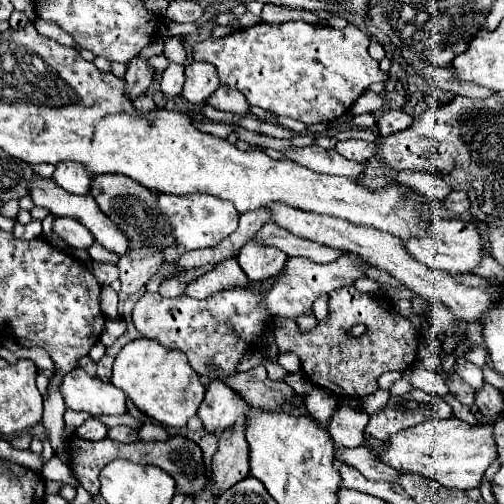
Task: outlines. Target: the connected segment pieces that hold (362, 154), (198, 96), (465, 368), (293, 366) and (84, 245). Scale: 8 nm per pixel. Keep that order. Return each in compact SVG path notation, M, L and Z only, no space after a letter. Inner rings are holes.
M345 140L335 144L335 152L353 162L365 162L377 154L377 146L365 140Z
M193 60L185 68L185 86L183 96L191 104L205 104L205 100L219 88L219 78L213 64Z
M459 358L459 362L455 364L455 372L467 382L471 384L473 388L481 388L483 386L483 374L481 374L481 368L467 362L465 358Z
M283 352L283 354L279 354L279 364L287 370L287 372L297 372L299 368L301 368L301 360L299 360L299 356L297 354L293 354L293 352Z
M57 218L53 222L53 230L59 234L59 238L63 238L71 248L81 248L81 250L89 250L91 244L95 242L95 238L91 236L91 232L87 232L87 228L83 224L79 224L77 220L71 218Z

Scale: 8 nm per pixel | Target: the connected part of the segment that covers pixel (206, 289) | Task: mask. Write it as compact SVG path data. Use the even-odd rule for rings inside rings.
M231 258L223 264L217 264L209 274L191 282L187 286L187 296L203 300L207 296L213 296L215 292L223 292L225 288L247 288L247 284L249 280L245 272L239 268L237 260Z

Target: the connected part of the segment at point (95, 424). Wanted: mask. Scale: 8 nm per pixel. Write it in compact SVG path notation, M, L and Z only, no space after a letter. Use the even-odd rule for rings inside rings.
M89 418L83 422L83 426L77 428L77 436L85 440L103 440L107 436L107 426L99 418Z

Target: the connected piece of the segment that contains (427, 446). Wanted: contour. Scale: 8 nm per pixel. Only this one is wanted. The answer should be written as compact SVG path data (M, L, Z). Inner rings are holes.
M453 416L447 420L427 420L403 432L397 432L387 440L387 452L377 456L399 472L415 472L429 476L447 488L469 490L481 486L485 470L497 458L497 446L491 424L467 424Z

